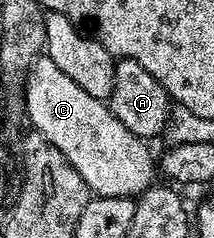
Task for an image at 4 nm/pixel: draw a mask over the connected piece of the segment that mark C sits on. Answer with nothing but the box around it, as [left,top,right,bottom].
[25,55,157,199]

